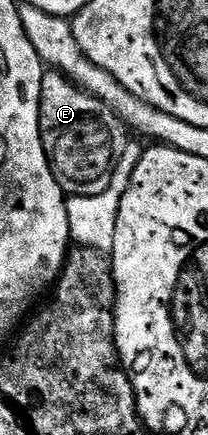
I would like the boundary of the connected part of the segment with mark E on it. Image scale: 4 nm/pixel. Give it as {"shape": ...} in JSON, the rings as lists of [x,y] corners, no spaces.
{"shape":[[[57,71],[42,74],[40,131],[46,158],[62,192],[76,197],[95,197],[110,185],[110,177],[128,144],[128,129],[121,118]]]}

